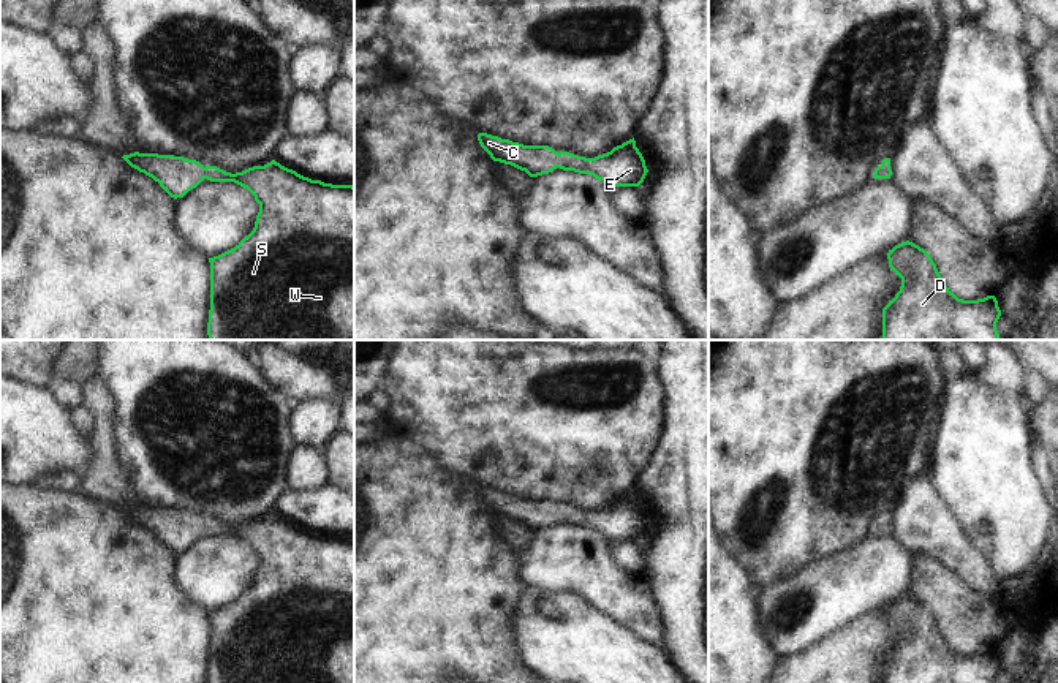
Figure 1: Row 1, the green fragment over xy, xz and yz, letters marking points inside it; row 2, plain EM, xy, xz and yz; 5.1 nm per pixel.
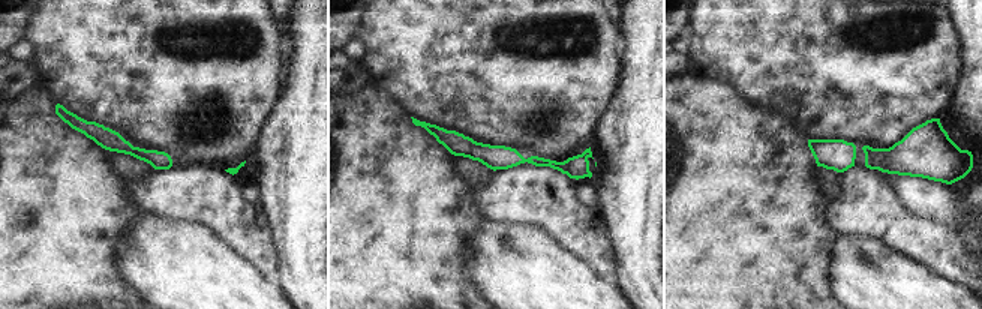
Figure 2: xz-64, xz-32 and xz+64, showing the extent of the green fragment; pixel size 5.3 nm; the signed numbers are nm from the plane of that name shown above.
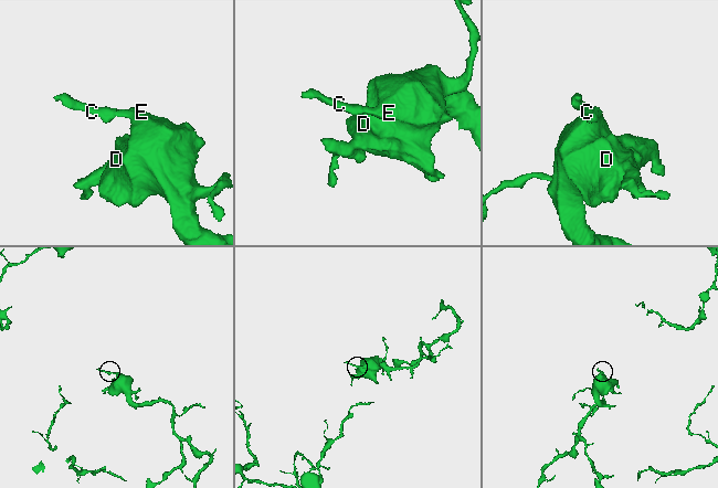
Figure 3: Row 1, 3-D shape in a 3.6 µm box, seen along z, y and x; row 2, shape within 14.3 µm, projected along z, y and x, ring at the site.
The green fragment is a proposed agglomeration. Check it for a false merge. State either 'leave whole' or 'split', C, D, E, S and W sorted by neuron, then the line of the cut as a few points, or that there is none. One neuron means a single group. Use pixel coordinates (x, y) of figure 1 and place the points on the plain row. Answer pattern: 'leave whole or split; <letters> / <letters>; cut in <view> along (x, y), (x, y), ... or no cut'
leave whole; C D E S W; no cut

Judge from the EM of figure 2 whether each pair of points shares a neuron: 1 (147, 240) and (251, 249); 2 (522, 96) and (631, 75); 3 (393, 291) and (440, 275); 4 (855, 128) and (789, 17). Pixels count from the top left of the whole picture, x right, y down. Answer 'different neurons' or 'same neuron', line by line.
1: different neurons
2: different neurons
3: same neuron
4: same neuron

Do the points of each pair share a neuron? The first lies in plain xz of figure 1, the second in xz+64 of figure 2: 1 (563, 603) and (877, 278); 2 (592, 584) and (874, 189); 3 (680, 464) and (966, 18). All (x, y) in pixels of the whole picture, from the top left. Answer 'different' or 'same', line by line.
1: same
2: same
3: same

